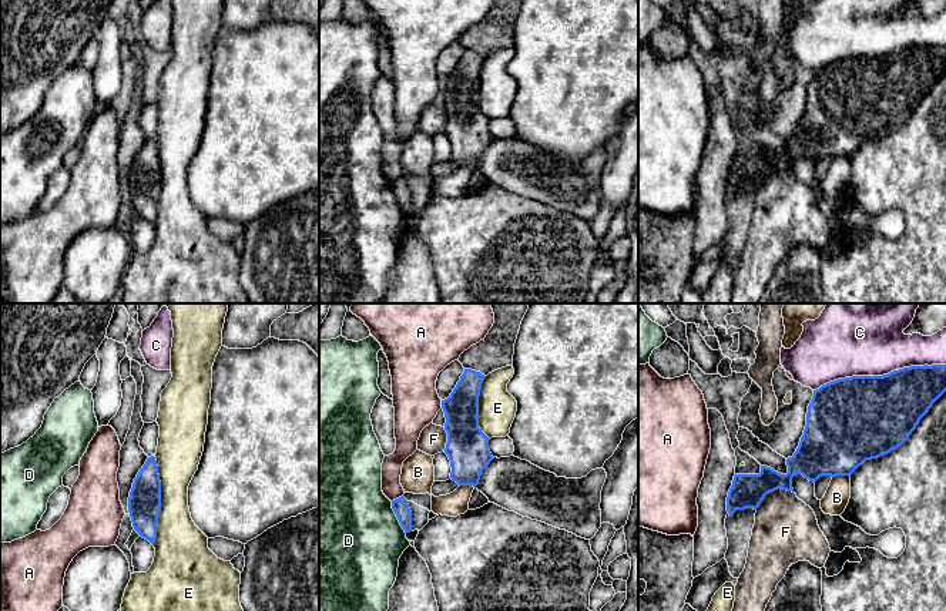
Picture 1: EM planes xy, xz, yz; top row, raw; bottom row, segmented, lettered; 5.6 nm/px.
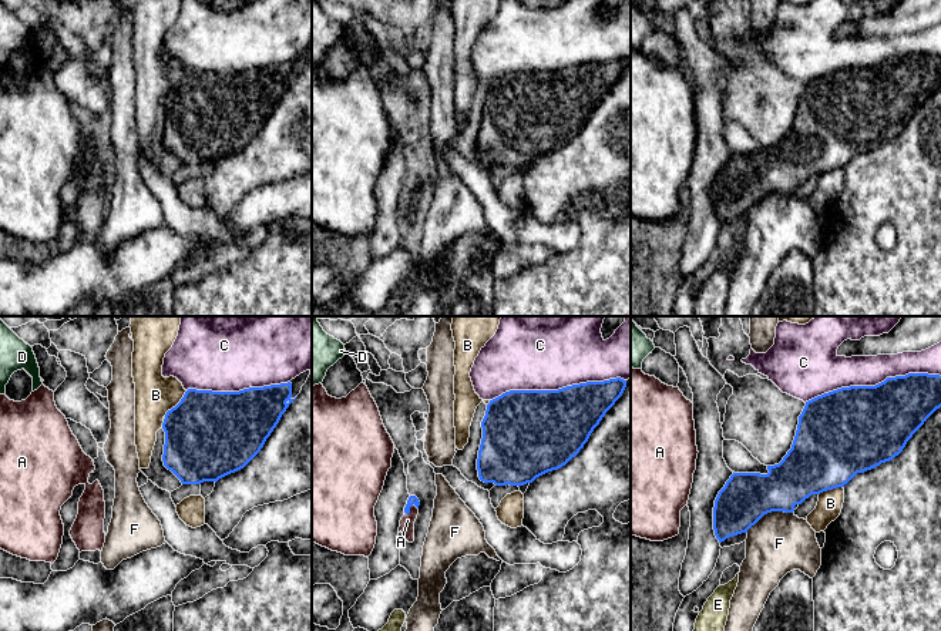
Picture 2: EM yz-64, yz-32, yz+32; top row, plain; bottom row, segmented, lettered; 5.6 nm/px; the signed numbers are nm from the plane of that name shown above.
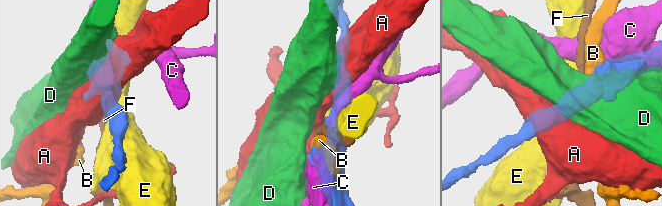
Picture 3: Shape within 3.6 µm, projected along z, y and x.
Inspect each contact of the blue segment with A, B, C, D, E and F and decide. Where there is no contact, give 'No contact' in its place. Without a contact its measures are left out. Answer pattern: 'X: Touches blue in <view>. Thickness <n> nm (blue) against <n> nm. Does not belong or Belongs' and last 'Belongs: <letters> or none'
A: Touches blue in xz. Thickness 90 nm (blue) against 110 nm. Does not belong
B: Touches blue in yz. Thickness 420 nm (blue) against 140 nm. Does not belong
C: Touches blue in yz. Thickness 480 nm (blue) against 320 nm. Does not belong
D: Touches blue in xz. Thickness 90 nm (blue) against 500 nm. Does not belong
E: Touches blue in xy. Thickness 190 nm (blue) against 260 nm. Does not belong
F: Touches blue in yz. Thickness 190 nm (blue) against 360 nm. Does not belong
Belongs: none

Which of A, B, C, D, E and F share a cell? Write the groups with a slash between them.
A / B / C / D / E / F

